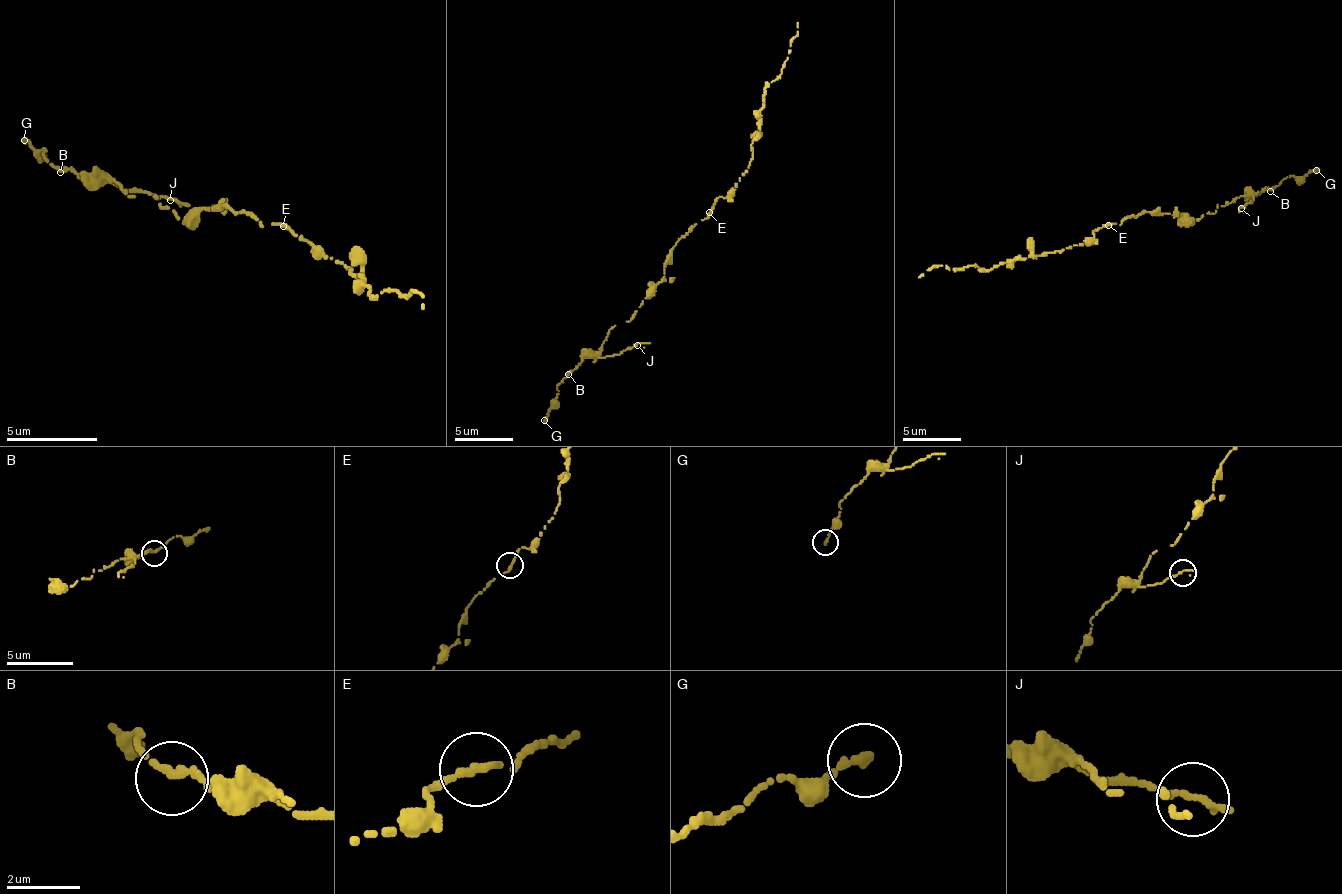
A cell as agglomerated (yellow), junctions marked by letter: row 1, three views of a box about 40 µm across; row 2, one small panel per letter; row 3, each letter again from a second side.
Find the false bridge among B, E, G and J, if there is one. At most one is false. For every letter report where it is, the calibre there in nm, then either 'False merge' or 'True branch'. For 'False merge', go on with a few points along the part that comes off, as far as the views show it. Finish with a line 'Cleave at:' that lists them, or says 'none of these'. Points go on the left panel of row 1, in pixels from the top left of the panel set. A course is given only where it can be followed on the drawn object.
B: Place: (60, 172). Thickness 220 nm. True branch
E: Place: (283, 226). Thickness 280 nm. True branch
G: Place: (24, 140). Thickness 280 nm. True branch
J: Place: (170, 200). Thickness 280 nm. True branch
Cleave at: none of these

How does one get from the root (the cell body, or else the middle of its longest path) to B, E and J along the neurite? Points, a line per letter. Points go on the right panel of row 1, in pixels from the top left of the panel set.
B: (1128, 217), (1160, 211), (1200, 220), (1238, 196), (1270, 191)
E: (1128, 217), (1119, 225), (1116, 223), (1108, 225)
J: (1128, 217), (1160, 211), (1200, 220), (1238, 196), (1253, 199), (1241, 208)

